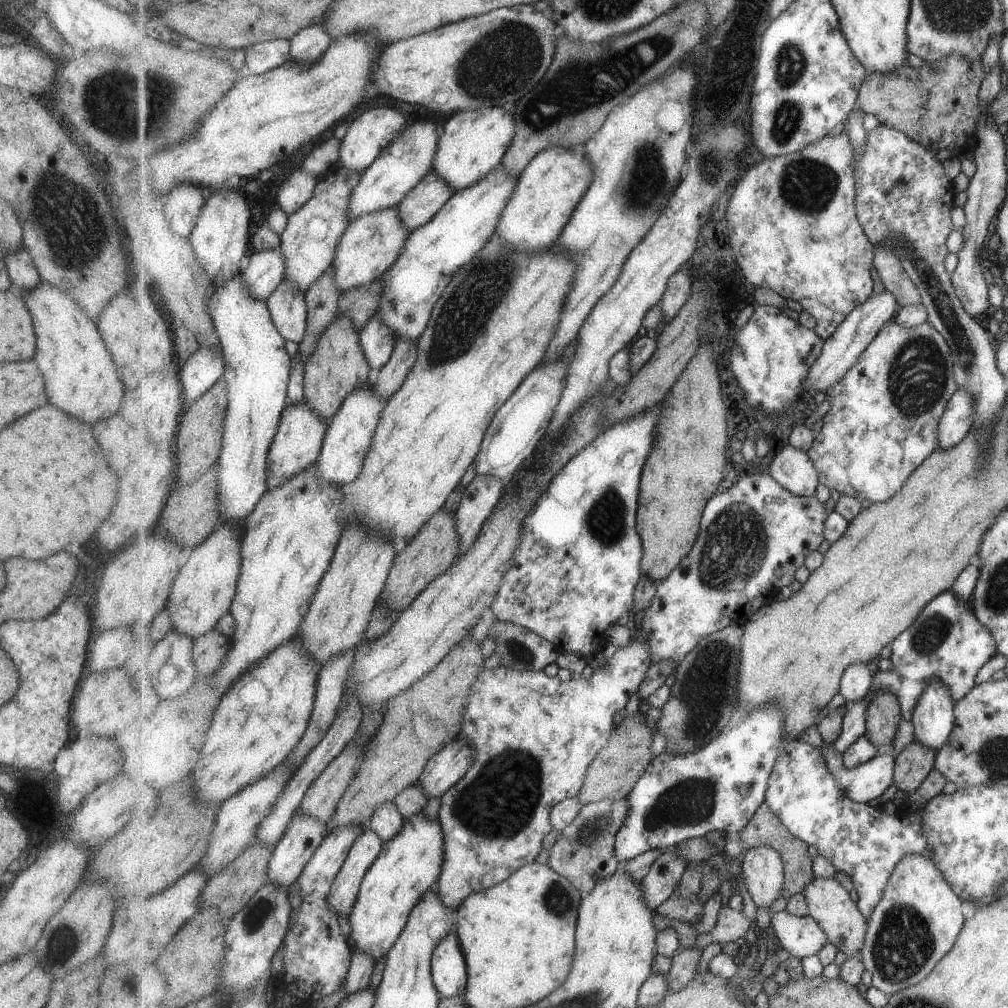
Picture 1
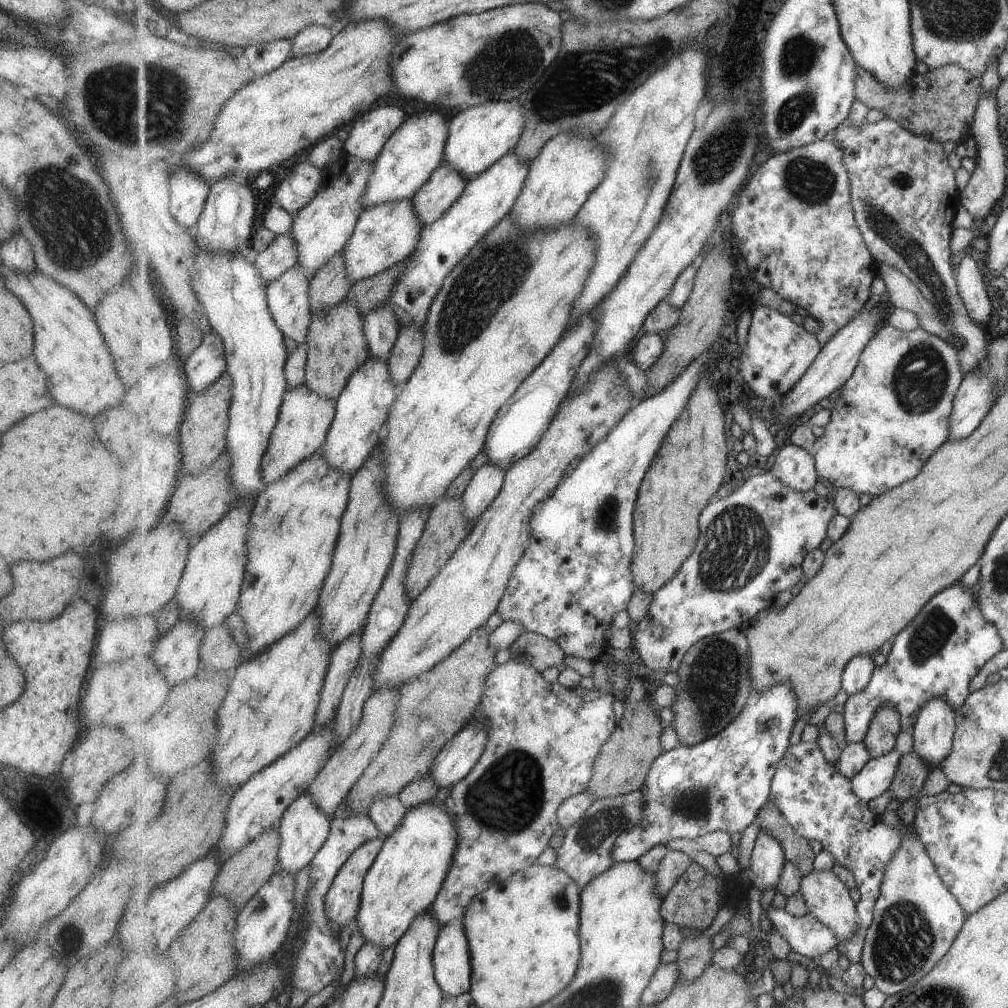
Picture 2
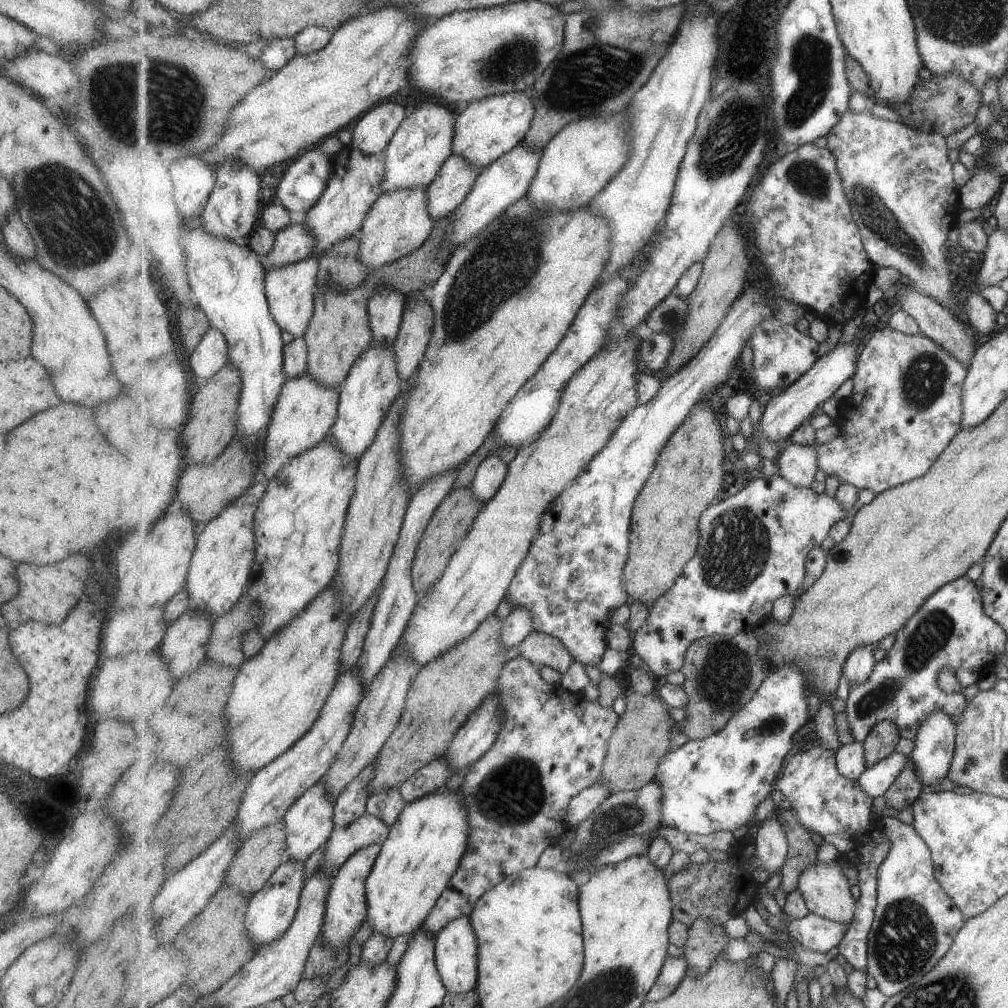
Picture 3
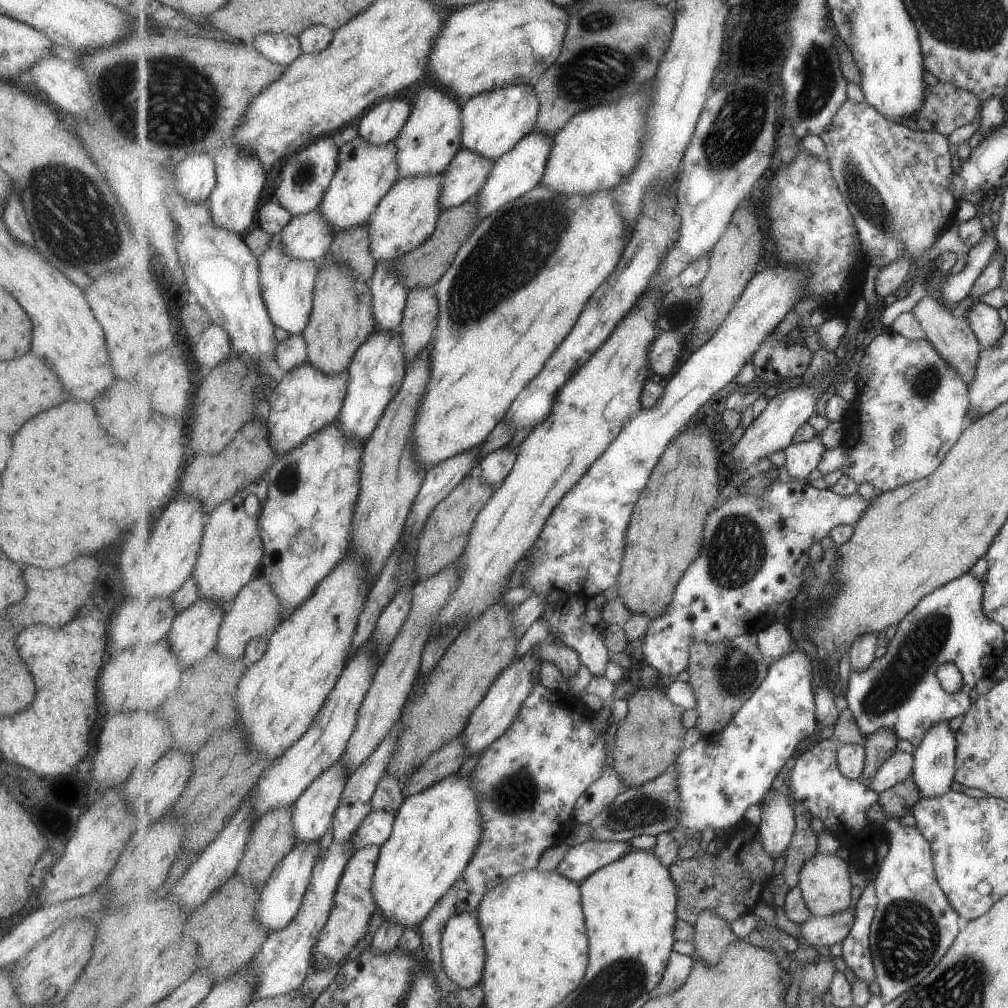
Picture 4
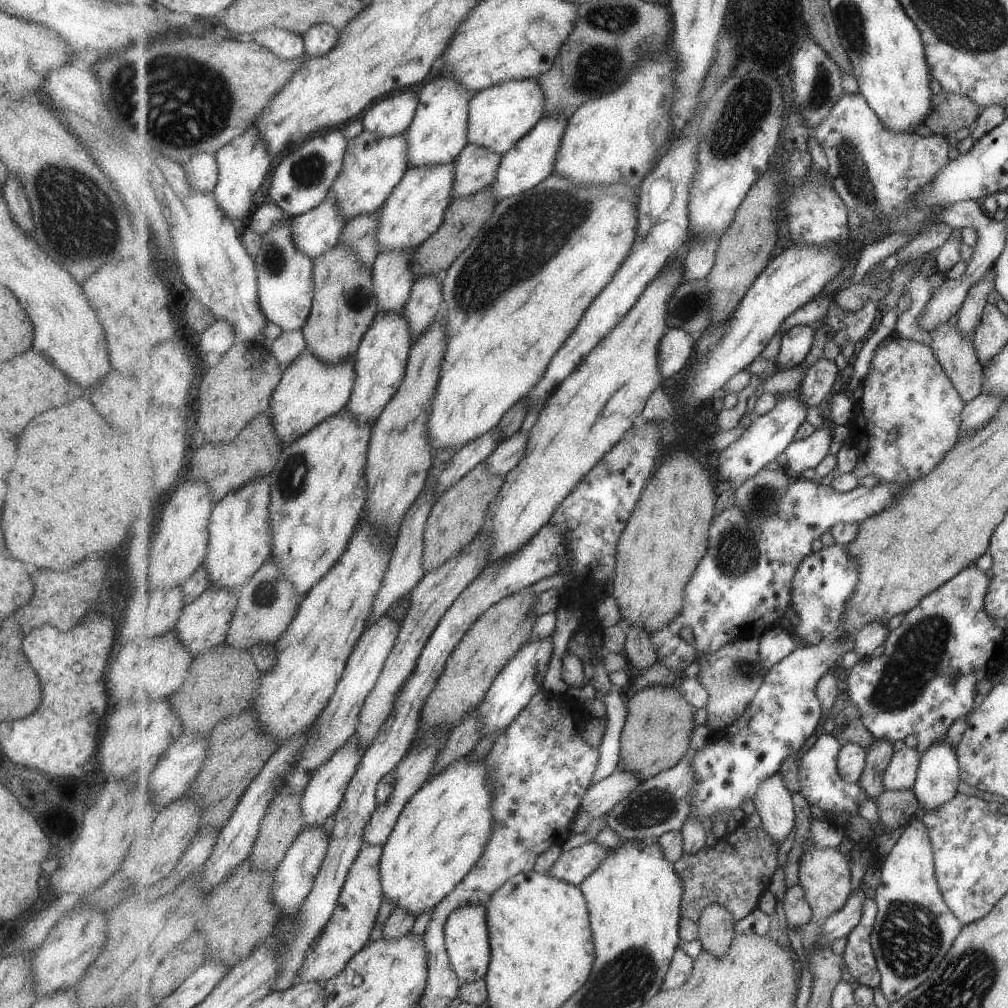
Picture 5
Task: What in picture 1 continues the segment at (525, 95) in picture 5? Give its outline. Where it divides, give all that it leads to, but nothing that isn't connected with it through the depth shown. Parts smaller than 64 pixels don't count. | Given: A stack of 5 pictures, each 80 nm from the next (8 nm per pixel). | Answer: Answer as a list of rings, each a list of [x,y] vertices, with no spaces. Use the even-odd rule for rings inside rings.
[[[489,106],[457,112],[447,120],[443,128],[432,170],[445,178],[456,191],[475,186],[485,176],[489,176],[489,172],[502,165],[515,138],[515,130],[513,114],[502,107]]]

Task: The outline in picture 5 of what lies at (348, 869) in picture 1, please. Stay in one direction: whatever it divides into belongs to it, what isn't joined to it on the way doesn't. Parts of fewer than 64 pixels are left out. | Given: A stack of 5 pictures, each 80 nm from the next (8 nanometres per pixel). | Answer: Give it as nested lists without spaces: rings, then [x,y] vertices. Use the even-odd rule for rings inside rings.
[[[367,845],[357,857],[355,864],[349,871],[349,876],[341,891],[337,908],[316,938],[315,944],[308,950],[304,964],[294,978],[294,984],[303,983],[326,983],[338,974],[352,961],[352,958],[365,948],[365,944],[371,938],[373,926],[379,916],[379,908],[383,904],[384,882],[381,876],[381,861],[384,854],[384,846]]]

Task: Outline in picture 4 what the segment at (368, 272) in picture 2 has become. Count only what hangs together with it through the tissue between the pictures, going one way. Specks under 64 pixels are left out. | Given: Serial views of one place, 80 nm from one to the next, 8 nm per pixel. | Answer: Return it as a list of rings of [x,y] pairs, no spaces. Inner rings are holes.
[[[443,173],[403,178],[389,190],[389,194],[380,202],[368,224],[370,247],[375,265],[379,261],[400,258],[419,248],[433,236],[440,221],[440,214],[443,212],[440,205],[441,188],[443,188]]]

